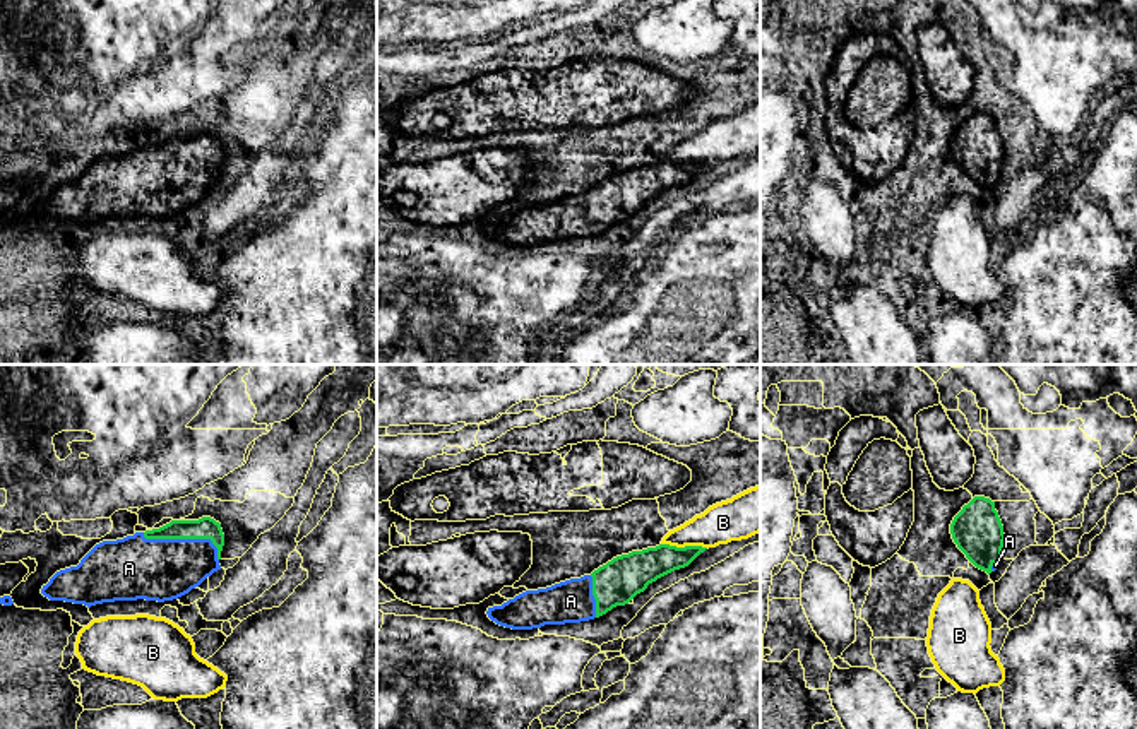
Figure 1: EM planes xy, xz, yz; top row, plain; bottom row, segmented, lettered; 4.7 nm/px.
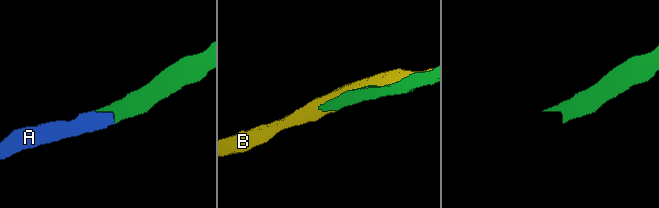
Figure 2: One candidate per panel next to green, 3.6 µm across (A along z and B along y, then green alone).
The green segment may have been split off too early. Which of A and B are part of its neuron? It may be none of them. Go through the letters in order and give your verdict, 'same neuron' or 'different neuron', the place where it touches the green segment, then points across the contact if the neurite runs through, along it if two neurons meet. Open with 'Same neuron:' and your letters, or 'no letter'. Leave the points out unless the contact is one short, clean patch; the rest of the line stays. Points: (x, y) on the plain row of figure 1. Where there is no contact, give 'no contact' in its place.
Same neuron: A
A: same neuron; contact xy (185, 154); way xy (206, 144), (196, 154), (185, 154), (160, 187)
B: different neuron; contact xz (685, 163)

